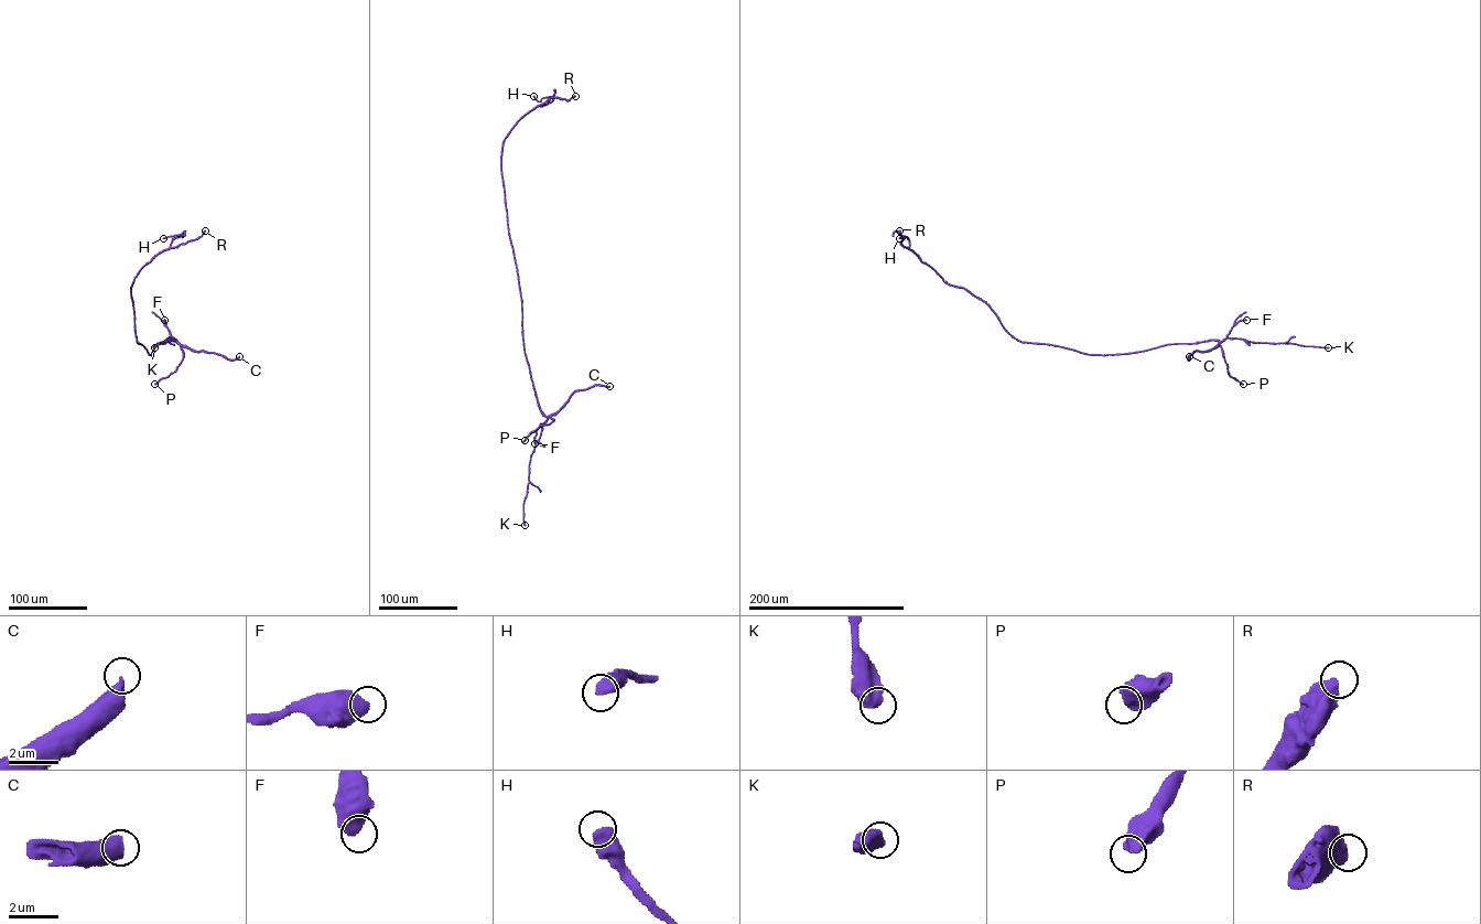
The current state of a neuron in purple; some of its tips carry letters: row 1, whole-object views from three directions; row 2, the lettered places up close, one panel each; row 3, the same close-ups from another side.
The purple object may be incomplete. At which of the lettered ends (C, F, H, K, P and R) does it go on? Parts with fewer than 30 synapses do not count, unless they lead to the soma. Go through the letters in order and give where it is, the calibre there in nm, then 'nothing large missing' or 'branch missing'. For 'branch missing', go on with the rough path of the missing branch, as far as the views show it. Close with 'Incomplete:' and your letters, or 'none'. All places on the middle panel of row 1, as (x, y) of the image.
C: place (609, 386); calibre 440 nm; nothing large missing
F: place (534, 443); calibre 700 nm; nothing large missing
H: place (533, 96); calibre 600 nm; nothing large missing
K: place (525, 525); calibre 650 nm; nothing large missing
P: place (525, 440); calibre 600 nm; nothing large missing
R: place (575, 96); calibre 600 nm; nothing large missing
Incomplete: none

